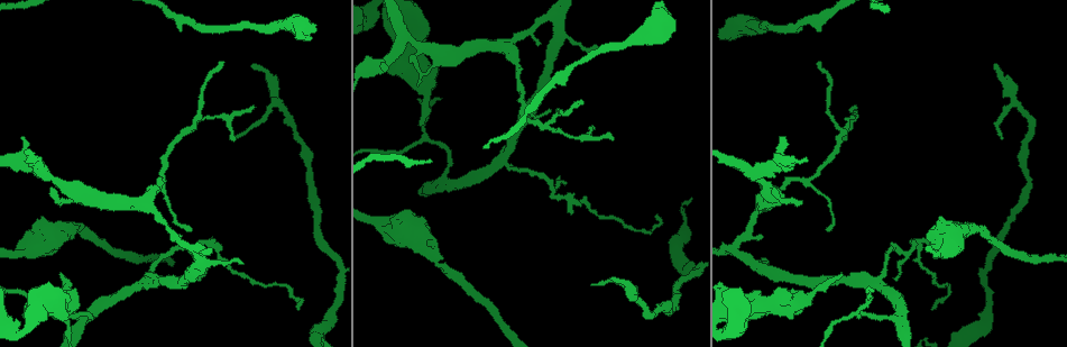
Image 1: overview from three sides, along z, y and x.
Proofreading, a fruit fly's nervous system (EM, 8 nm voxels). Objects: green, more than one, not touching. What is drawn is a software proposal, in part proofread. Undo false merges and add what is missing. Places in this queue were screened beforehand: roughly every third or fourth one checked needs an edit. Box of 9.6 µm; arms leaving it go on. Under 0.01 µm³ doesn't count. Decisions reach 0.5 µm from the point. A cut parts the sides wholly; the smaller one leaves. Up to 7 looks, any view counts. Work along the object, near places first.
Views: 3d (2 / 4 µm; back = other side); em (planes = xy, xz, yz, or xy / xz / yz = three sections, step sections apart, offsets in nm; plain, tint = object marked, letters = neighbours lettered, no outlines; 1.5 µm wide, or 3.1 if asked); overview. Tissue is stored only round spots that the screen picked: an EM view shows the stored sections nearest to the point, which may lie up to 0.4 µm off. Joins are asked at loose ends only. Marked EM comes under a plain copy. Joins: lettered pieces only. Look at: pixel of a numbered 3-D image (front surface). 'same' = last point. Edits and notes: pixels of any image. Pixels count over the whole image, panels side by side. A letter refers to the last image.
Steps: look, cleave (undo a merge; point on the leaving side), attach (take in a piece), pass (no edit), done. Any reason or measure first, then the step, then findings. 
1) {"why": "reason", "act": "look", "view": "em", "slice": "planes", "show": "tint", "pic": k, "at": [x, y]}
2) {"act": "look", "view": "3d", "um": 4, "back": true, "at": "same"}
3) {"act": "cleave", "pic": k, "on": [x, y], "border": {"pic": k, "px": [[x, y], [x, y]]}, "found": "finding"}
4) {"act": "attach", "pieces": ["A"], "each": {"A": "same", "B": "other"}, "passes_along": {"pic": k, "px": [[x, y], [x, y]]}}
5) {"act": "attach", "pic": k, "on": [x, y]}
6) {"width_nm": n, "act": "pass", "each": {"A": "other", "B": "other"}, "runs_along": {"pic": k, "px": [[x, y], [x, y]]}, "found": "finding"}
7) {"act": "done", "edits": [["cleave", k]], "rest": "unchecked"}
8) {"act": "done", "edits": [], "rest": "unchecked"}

{"why": "three arms meet", "act": "look", "view": "3d", "um": 2, "pic": 1, "at": [756, 173]}

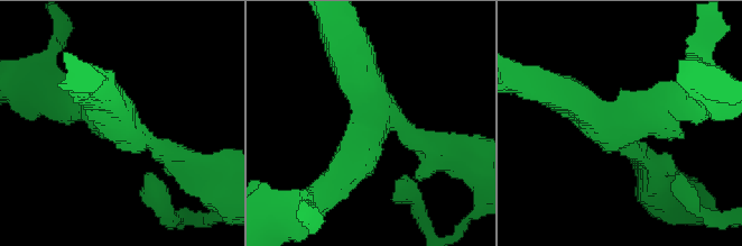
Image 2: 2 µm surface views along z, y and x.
{"arms": 3, "arm_widths_nm": [280, 280, 300], "why": "shape alone is not enough", "act": "look", "view": "em", "slice": "planes", "show": "tint", "pic": 2, "at": [124, 129]}

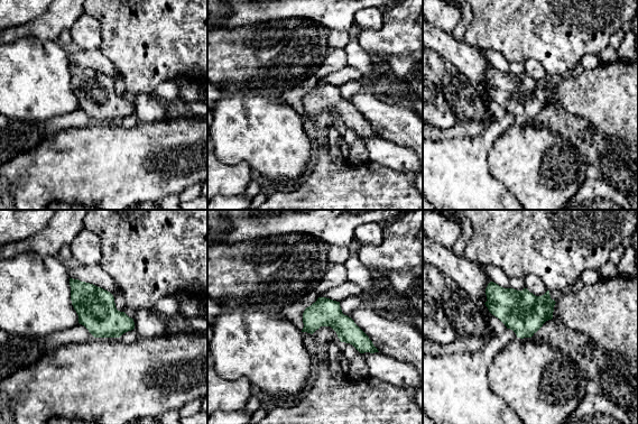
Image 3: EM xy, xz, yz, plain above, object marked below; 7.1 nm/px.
{"why": "what lies round it", "act": "look", "view": "em", "slice": "planes", "show": "letters", "at": "same"}

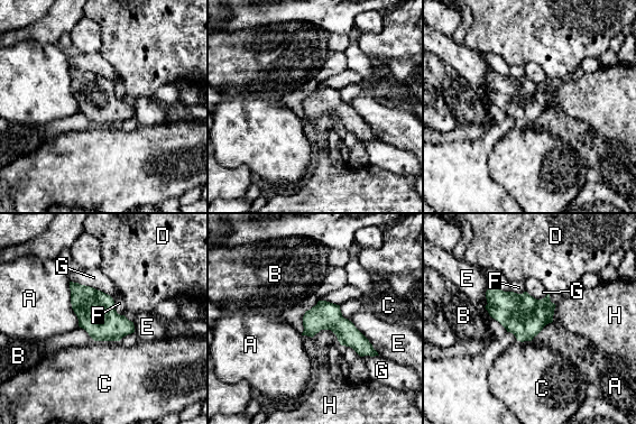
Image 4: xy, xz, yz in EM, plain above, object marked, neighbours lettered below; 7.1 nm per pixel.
{"act": "pass", "each": {"A": "other", "B": "other", "C": "other", "D": "other", "E": "other", "F": "other", "G": "other", "H": "other"}, "runs_along": {"pic": 4, "px": [[307, 314], [332, 319], [371, 351]]}, "found": "one neuron here"}

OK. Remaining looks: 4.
{"why": "thin end", "act": "look", "view": "em", "slice": "xy", "step": 4, "show": "letters", "pic": 1, "at": [191, 229]}

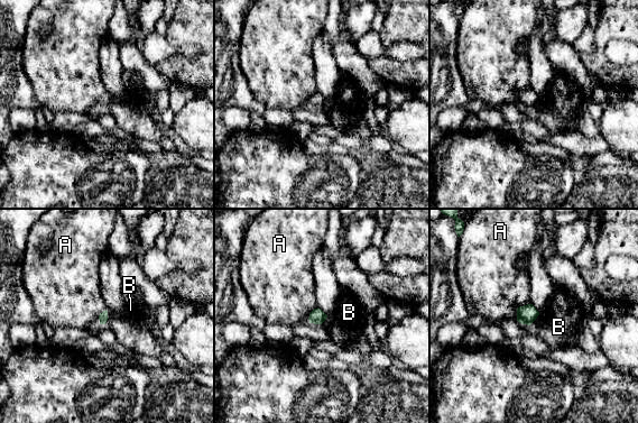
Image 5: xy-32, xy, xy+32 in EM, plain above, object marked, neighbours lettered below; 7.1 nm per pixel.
{"act": "pass", "each": {"A": "other", "B": "other"}, "border": {"pic": 5, "px": [[539, 312], [529, 324]]}, "found": "no lettered piece goes on from it"}

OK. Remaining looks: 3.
{"why": "branch stops here", "act": "look", "view": "3d", "um": 4, "pic": 1, "at": [423, 124]}

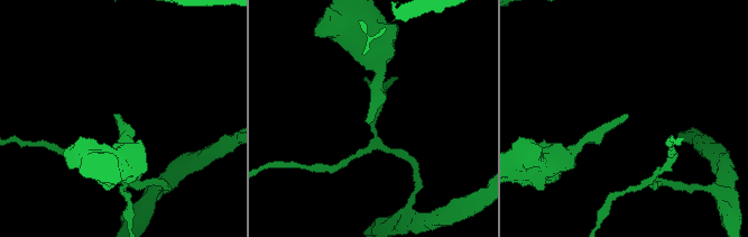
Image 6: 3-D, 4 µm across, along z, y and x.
{"act": "look", "view": "em", "slice": "planes", "show": "letters", "pic": 6, "at": [120, 117]}

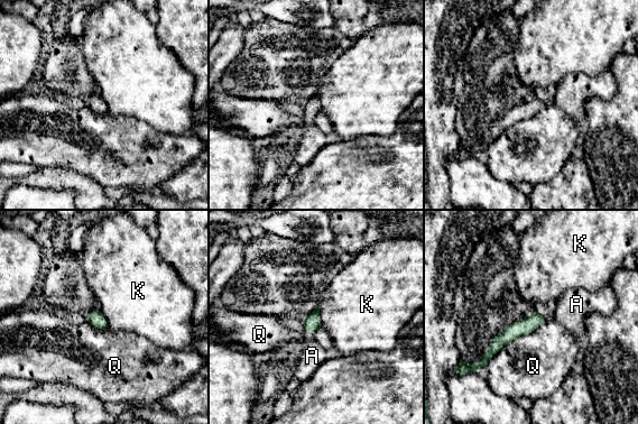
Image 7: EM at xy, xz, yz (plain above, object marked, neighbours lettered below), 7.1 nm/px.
{"width_nm": 110, "act": "attach", "pieces": ["A"], "each": {"A": "same", "K": "other", "Q": "other"}, "found": "it goes on there"}

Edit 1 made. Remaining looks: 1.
{"act": "done", "edits": [["attach", 7]], "rest": "unchecked"}

